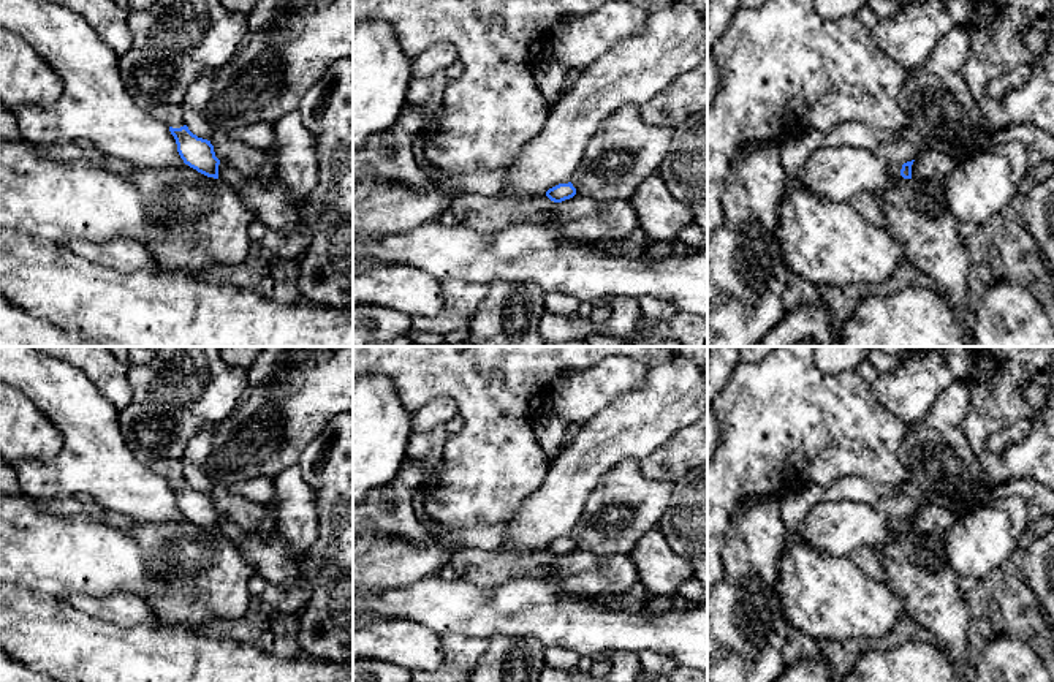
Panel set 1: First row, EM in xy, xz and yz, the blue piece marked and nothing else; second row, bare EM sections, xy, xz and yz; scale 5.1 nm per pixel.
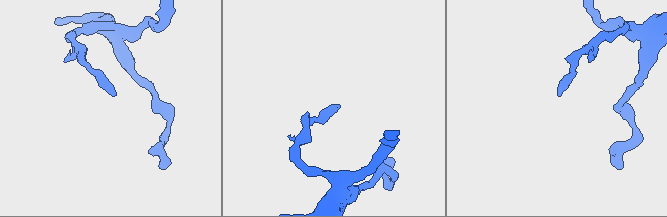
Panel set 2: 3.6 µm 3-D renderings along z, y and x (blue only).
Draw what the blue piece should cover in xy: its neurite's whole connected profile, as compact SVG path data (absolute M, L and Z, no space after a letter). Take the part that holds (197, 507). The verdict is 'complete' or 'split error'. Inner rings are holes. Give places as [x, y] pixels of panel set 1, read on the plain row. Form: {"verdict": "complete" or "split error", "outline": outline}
{"verdict": "complete", "outline": "M187 479L180 483L169 481L169 486L185 519L207 532L218 533L220 514L215 511L210 495L198 492Z"}

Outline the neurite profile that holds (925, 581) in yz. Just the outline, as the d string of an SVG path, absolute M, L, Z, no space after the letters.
M896 494L874 505L896 529L891 543L874 547L883 560L889 587L904 600L905 616L940 639L961 680L969 682L973 661L967 652L970 611L965 593L957 589L961 576L945 555L921 551L913 535L900 530L902 519L919 511L918 500Z

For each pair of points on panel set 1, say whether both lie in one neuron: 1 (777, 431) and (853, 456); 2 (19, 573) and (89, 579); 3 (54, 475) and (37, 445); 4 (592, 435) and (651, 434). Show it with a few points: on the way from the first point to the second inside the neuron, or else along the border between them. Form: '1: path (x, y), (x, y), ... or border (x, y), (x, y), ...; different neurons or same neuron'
1: path (796, 431), (828, 431), (834, 437); same neuron
2: path (37, 573), (72, 573); same neuron
3: border (60, 431), (62, 447), (51, 458), (16, 466); different neurons
4: path (606, 435), (636, 434); same neuron

